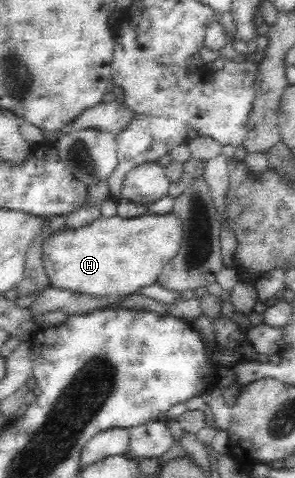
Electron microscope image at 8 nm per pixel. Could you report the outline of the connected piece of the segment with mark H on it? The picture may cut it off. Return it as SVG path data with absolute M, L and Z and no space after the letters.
M170 213L129 218L116 214L100 216L82 227L48 231L42 242L40 260L50 287L103 299L124 298L158 282L178 243L180 222Z

